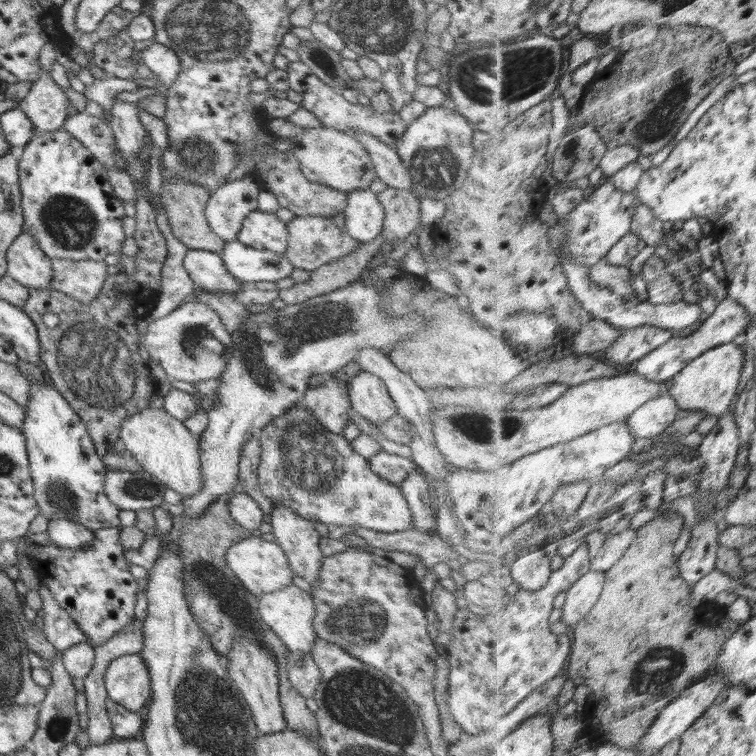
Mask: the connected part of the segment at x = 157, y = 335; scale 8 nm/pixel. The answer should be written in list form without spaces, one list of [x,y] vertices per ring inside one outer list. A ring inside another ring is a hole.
[[[195,299],[184,300],[176,309],[170,311],[170,314],[154,319],[154,322],[149,322],[146,332],[140,333],[139,338],[139,345],[146,348],[149,358],[158,362],[168,376],[192,384],[199,380],[218,379],[228,363],[228,357],[232,355],[232,345],[234,344],[231,333],[224,328],[220,316],[210,306]]]

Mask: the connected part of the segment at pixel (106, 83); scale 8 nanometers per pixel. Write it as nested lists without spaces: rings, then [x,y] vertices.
[[[107,76],[104,80],[94,80],[94,83],[86,85],[84,90],[84,98],[87,102],[96,102],[103,108],[104,117],[110,122],[110,110],[113,105],[113,98],[120,92],[134,92],[138,90],[138,86],[133,81]]]

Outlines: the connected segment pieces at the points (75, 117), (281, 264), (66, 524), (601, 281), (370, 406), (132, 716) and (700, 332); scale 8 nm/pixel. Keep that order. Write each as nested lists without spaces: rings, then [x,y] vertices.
[[[84,112],[67,115],[62,128],[78,142],[82,142],[102,165],[118,170],[115,161],[116,140],[108,123]]]
[[[238,240],[225,242],[219,255],[224,268],[240,283],[277,282],[290,276],[294,268],[283,255],[250,248]]]
[[[50,520],[46,531],[48,545],[70,551],[84,551],[93,544],[94,534],[86,526],[72,520]]]
[[[604,260],[590,267],[590,278],[594,284],[606,286],[612,292],[620,294],[626,301],[630,301],[631,304],[639,305],[643,302],[639,300],[638,294],[632,287],[633,283],[630,283],[632,279],[630,267],[616,266]]]
[[[360,371],[348,381],[351,408],[372,424],[379,424],[397,415],[386,384],[374,374]]]
[[[110,698],[106,699],[106,714],[110,718],[114,738],[132,739],[140,736],[144,727],[143,714],[132,712]]]
[[[729,295],[720,302],[718,310],[702,324],[698,330],[686,337],[674,337],[673,340],[664,344],[660,348],[642,357],[636,373],[646,376],[649,380],[673,380],[692,361],[697,360],[702,354],[720,345],[731,343],[742,338],[743,334],[748,334],[748,327],[754,321],[754,314],[748,312],[748,308],[736,300],[732,300]]]

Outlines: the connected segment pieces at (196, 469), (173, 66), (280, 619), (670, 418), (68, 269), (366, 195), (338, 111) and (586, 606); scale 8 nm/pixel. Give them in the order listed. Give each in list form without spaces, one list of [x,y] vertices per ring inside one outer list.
[[[148,407],[137,414],[126,416],[120,426],[119,440],[141,468],[162,482],[166,488],[175,490],[182,497],[200,493],[203,477],[200,473],[198,437],[163,409]]]
[[[155,42],[142,49],[140,58],[142,64],[161,79],[162,82],[156,86],[162,94],[165,94],[180,71],[181,61],[177,58],[177,54],[174,54],[174,50],[170,50],[170,47]]]
[[[288,583],[280,590],[258,596],[258,606],[260,606],[258,610],[260,610],[262,620],[270,626],[272,632],[280,638],[286,648],[312,654],[318,636],[312,628],[312,619],[316,615],[316,608],[314,608],[314,602],[309,593],[294,583]]]
[[[662,395],[638,408],[627,421],[632,435],[637,438],[656,439],[666,433],[683,410],[672,395]]]
[[[53,258],[50,288],[74,297],[78,302],[90,303],[102,291],[108,276],[104,261]]]
[[[369,188],[353,190],[346,195],[347,204],[343,208],[344,218],[346,218],[344,228],[354,240],[362,243],[373,241],[384,229],[385,213],[377,199],[377,194],[374,194]]]
[[[289,62],[287,80],[289,87],[302,95],[301,106],[316,115],[323,125],[332,127],[339,131],[346,132],[346,129],[352,129],[356,133],[368,133],[378,137],[380,141],[387,145],[394,146],[398,139],[404,135],[406,125],[400,118],[399,113],[392,112],[374,112],[371,105],[354,104],[346,100],[341,92],[335,91],[324,82],[321,82],[302,62]]]
[[[591,570],[568,591],[568,600],[564,604],[562,621],[576,627],[600,600],[607,584],[604,571]]]

